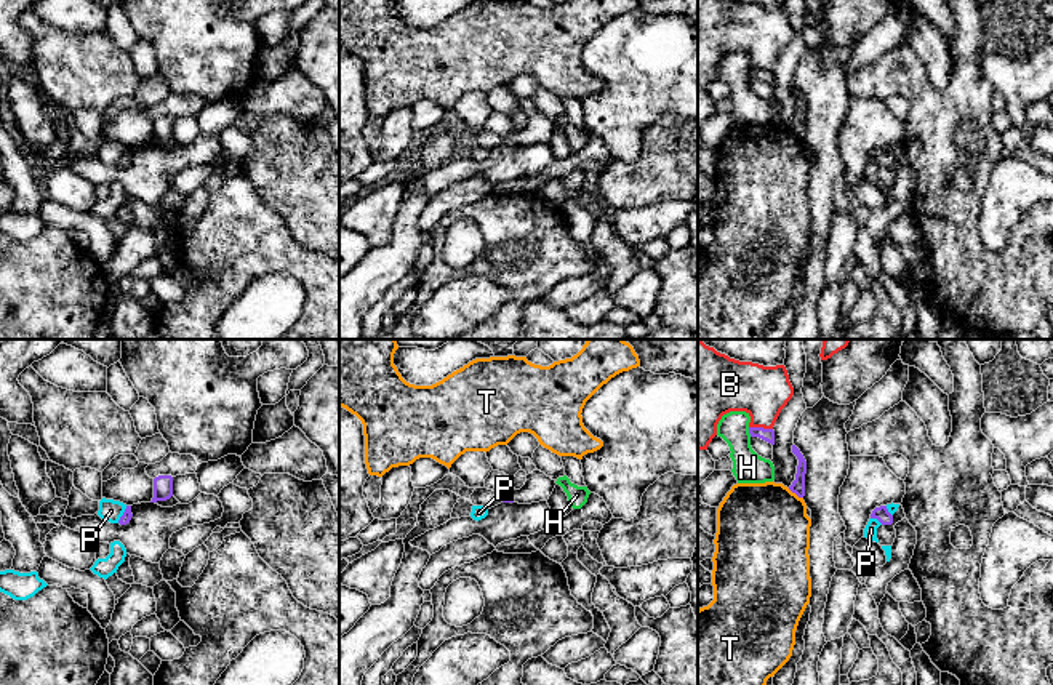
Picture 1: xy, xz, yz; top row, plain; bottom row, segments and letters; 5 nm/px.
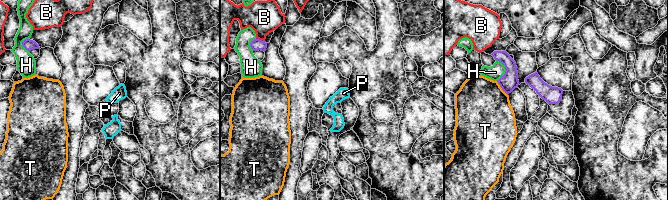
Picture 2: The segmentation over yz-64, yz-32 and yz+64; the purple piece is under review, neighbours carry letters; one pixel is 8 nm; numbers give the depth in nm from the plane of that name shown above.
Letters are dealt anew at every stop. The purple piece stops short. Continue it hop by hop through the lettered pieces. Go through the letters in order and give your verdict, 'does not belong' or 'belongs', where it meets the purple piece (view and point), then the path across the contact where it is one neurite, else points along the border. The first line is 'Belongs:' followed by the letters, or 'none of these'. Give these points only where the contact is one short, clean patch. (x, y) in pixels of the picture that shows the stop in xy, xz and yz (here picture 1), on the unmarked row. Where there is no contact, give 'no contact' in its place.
Belongs: none of these
B: does not belong; contact yz (760, 69)
H: does not belong; contact yz (749, 74)
P: does not belong; contact xy (124, 156); border xy (127, 148), (117, 164)
T: does not belong; contact yz (796, 135); border yz (788, 130), (802, 140)

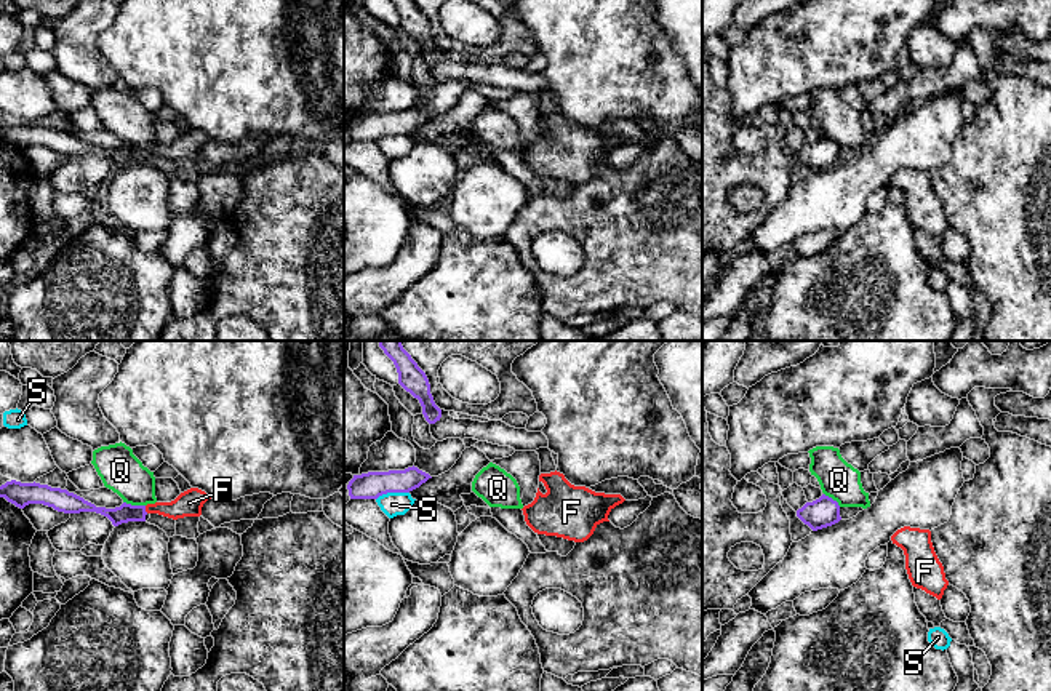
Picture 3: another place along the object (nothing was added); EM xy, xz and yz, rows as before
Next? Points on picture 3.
Belongs: F
F: belongs; contact xy (144, 151); way xy (127, 154), (144, 151), (178, 151), (189, 144)
Q: does not belong; contact xy (135, 147); border xy (123, 143), (133, 147), (144, 147)
S: does not belong; contact xz (392, 133); border xz (408, 133), (387, 133), (376, 141)

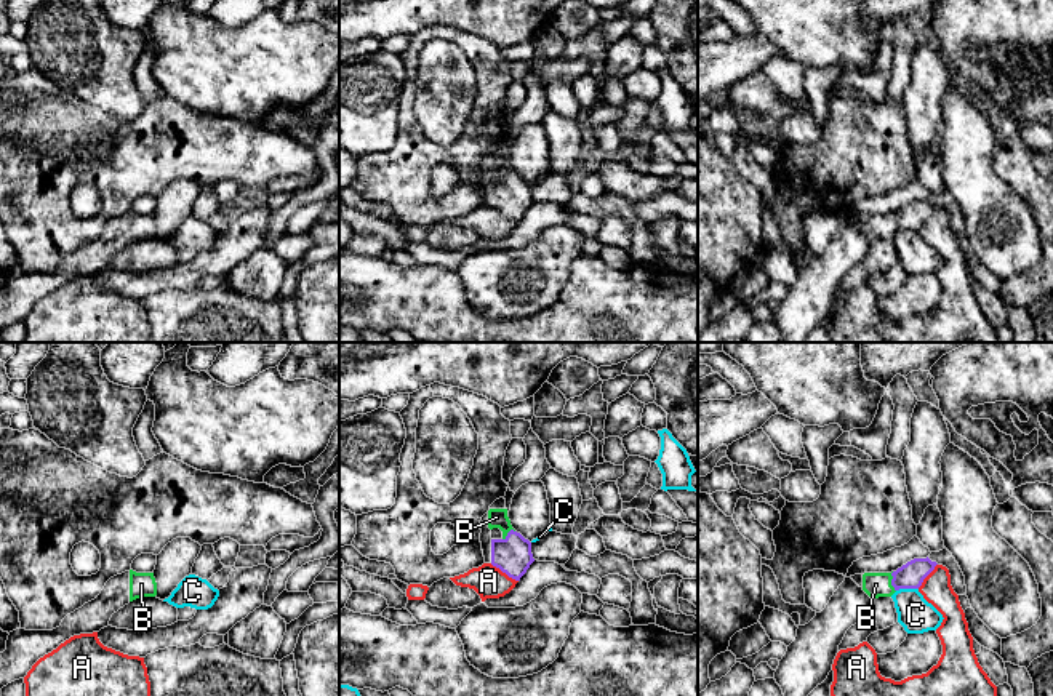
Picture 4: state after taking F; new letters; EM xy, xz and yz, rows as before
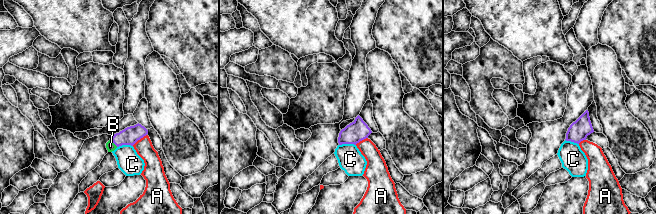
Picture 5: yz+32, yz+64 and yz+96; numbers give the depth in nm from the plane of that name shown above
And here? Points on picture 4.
Belongs: B
A: does not belong; contact xz (504, 213); border xz (490, 205), (517, 223)
B: belongs; contact yz (892, 223)
C: does not belong; contact yz (906, 229)

